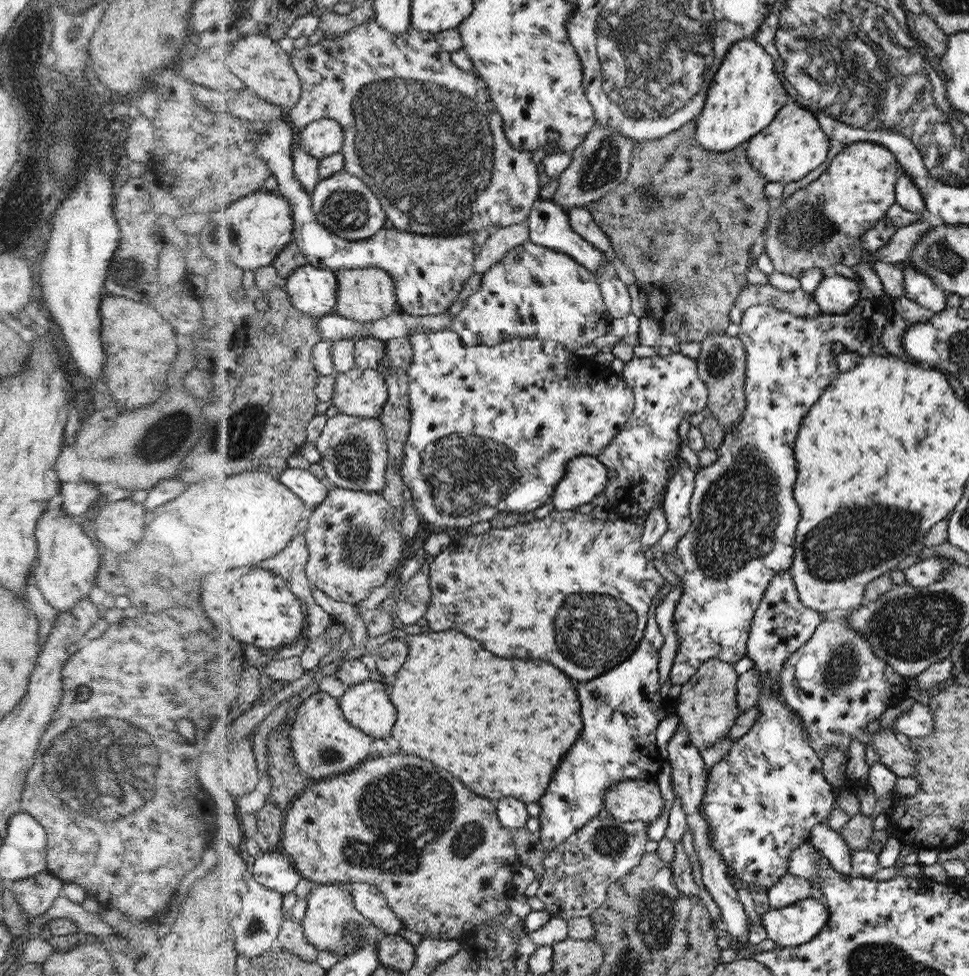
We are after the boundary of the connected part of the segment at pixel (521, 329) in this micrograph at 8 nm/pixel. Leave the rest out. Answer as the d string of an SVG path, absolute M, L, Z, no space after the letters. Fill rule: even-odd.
M527 241L525 244L516 246L506 253L506 257L502 258L499 262L496 262L493 266L490 266L488 271L484 272L481 280L481 285L478 291L466 300L466 307L460 311L460 314L455 319L455 324L452 326L452 330L458 332L461 335L461 339L464 339L466 345L476 346L476 344L482 344L485 346L496 346L500 342L506 342L506 340L514 340L514 338L522 338L522 340L546 340L561 343L567 349L575 351L580 347L586 347L592 344L593 340L606 334L606 329L610 326L613 318L608 314L600 285L597 276L590 273L586 267L582 267L582 264L577 260L572 259L568 254L562 254L556 250L540 246L537 243Z

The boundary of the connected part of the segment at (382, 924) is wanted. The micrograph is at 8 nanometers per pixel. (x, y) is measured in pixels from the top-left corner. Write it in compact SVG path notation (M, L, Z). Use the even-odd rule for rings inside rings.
M367 882L350 883L350 886L360 912L371 918L376 926L392 935L399 934L406 927L378 886Z

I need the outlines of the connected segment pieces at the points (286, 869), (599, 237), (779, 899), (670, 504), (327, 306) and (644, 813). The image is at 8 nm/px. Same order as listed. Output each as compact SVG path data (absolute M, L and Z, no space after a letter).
M271 850L253 861L252 867L258 882L284 895L294 892L304 877L290 856Z
M574 207L567 214L572 231L582 236L586 242L590 242L608 257L613 257L613 246L610 244L608 236L598 227L595 218L586 207Z
M786 873L776 885L768 889L769 905L774 909L796 904L799 900L810 897L812 887L808 879Z
M686 461L675 466L670 482L666 483L663 511L667 516L667 531L659 540L663 553L676 548L681 536L692 526L691 510L688 508L694 490L695 472Z
M302 266L286 280L286 287L293 305L306 314L321 318L336 311L339 280L334 270Z
M623 780L607 790L605 806L610 816L623 822L654 823L666 808L656 781Z

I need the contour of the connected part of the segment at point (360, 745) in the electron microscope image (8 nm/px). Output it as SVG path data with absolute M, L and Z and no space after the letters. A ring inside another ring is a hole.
M318 692L302 703L291 720L292 747L299 767L315 781L350 772L376 755L375 740L365 730L354 726L342 709L341 700L328 692Z

